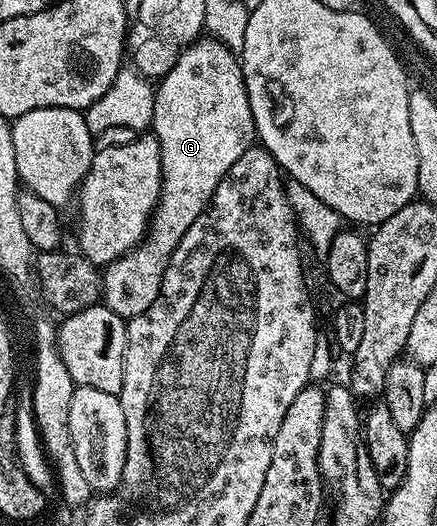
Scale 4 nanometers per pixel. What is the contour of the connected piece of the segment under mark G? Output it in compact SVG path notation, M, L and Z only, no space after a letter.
M199 38L185 48L172 70L157 81L154 93L154 122L152 135L160 146L160 162L162 163L162 197L158 199L158 207L150 217L150 226L146 235L130 252L123 254L119 260L105 265L101 273L102 295L106 307L123 318L139 316L156 302L160 294L160 286L164 282L166 268L170 264L170 255L176 246L188 234L192 222L200 218L200 214L210 205L212 194L216 194L216 186L236 166L236 158L244 154L256 140L252 106L248 102L248 90L244 86L244 74L239 57L228 46L213 38Z

